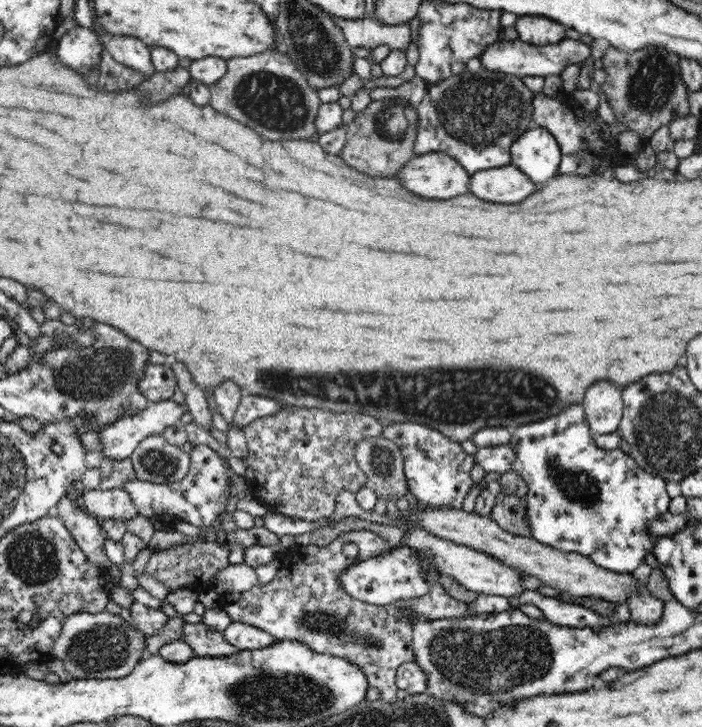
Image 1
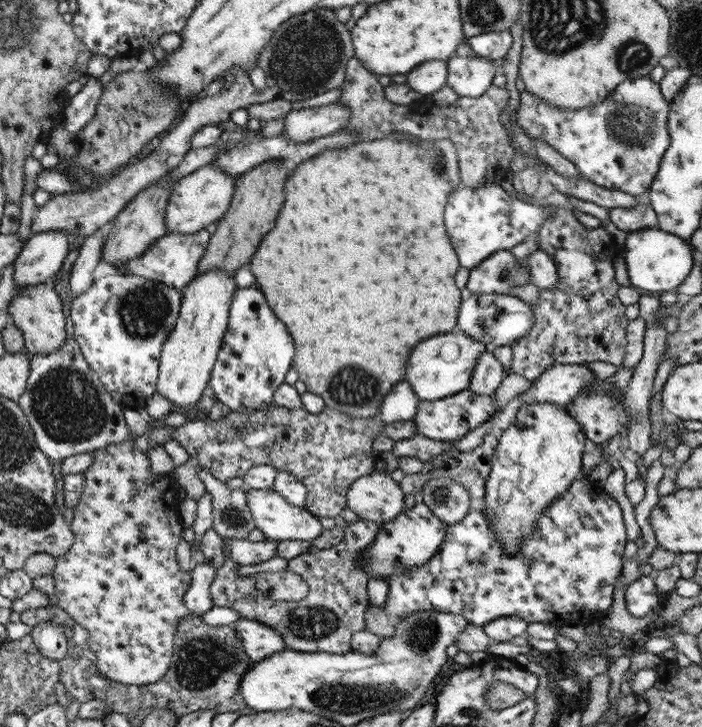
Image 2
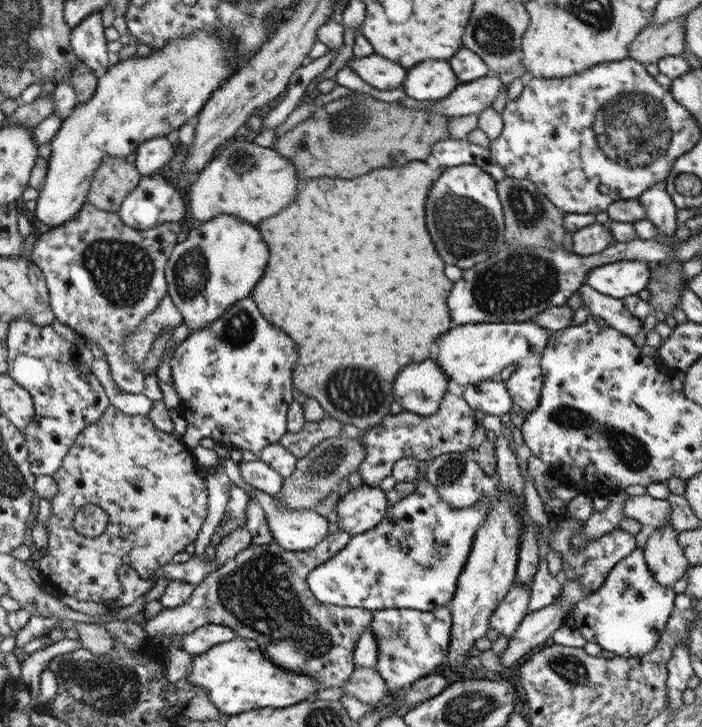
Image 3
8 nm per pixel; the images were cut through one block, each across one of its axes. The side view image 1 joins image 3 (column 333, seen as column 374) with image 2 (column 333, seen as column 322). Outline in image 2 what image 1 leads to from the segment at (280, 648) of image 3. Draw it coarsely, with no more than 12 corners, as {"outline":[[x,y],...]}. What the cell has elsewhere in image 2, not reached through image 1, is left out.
{"outline":[[348,523],[336,546],[288,569],[299,601],[245,596],[231,606],[298,652],[342,654],[367,630],[361,556],[381,525]]}

